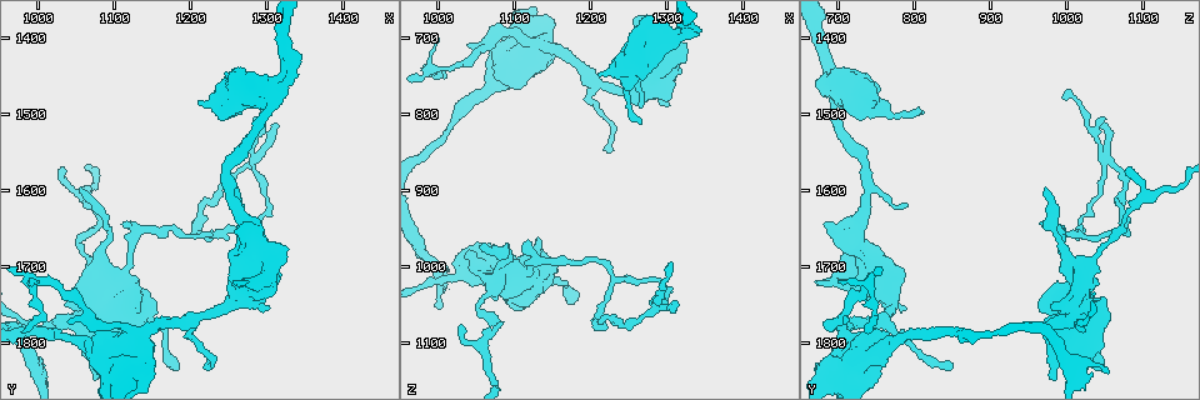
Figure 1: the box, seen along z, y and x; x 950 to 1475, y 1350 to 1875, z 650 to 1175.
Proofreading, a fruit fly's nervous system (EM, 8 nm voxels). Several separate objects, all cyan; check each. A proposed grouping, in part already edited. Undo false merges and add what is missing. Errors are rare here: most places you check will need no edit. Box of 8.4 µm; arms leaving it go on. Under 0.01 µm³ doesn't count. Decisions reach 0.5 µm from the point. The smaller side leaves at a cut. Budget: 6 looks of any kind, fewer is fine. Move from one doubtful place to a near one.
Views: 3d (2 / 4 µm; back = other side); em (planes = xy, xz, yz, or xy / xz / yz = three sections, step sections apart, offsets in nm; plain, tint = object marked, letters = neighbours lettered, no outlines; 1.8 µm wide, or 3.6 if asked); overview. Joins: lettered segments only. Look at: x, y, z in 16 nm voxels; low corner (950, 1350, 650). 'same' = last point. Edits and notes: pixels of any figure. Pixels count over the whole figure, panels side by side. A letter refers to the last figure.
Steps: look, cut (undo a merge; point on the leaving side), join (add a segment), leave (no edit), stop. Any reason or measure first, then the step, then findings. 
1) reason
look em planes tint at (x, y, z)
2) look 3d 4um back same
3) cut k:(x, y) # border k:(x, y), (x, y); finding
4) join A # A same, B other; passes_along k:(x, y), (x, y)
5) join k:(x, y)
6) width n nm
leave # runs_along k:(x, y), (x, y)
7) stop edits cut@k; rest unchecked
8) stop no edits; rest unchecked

abrupt turn
look 3d 4um at (1300, 1495, 690)

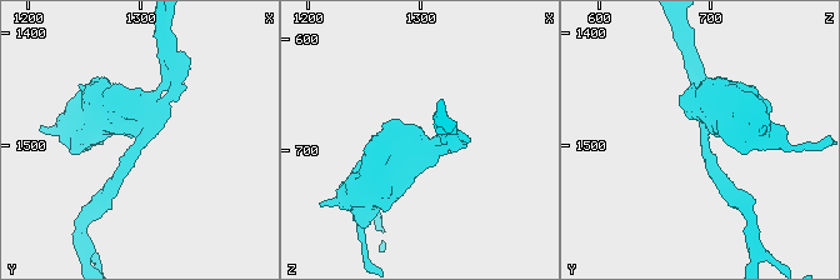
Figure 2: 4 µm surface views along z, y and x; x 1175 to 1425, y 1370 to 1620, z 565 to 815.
look em planes letters at (1300, 1492, 692)

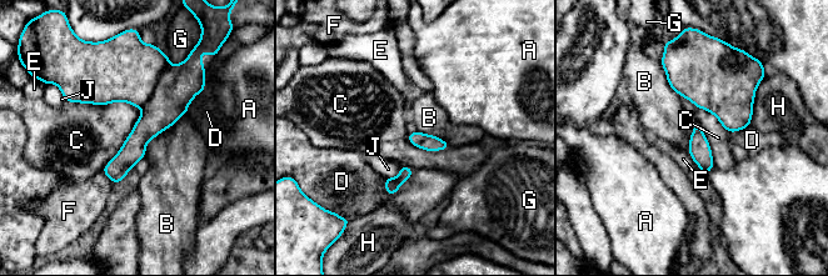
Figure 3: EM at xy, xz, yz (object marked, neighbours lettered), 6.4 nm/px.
width 110 nm
leave # A other, B other, C other, D other, E other, F other, G other, H other, J other; border 3:(188, 113), (146, 144), (144, 157); one neuron here

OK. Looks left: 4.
three arms meet
look 3d 2um at (1230, 1655, 1010)

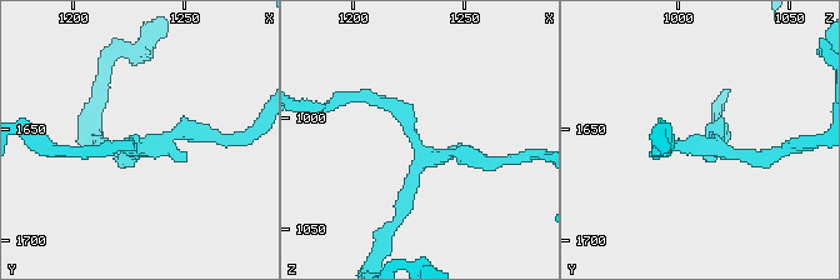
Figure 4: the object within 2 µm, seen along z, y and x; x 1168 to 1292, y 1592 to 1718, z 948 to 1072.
arms 3; need the tissue
look em xy step 8 letters at (1232, 1657, 1013)

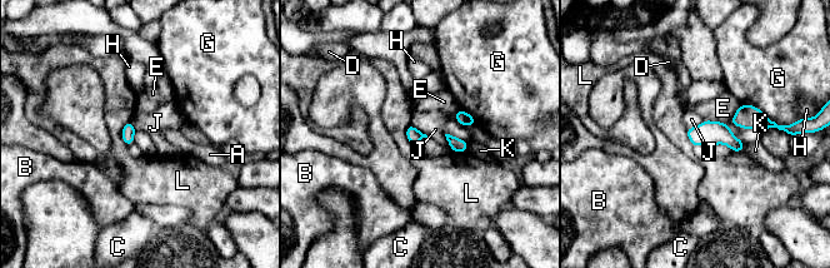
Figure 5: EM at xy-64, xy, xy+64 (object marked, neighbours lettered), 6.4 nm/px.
longest_contact G 320 nm
leave # A other, B other, C other, D other, E other, G other, H other, J other, K other, L other; border 5:(445, 133), (445, 139), (451, 150); continuous, no second neuron

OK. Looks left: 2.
stop no edits; rest unchecked

